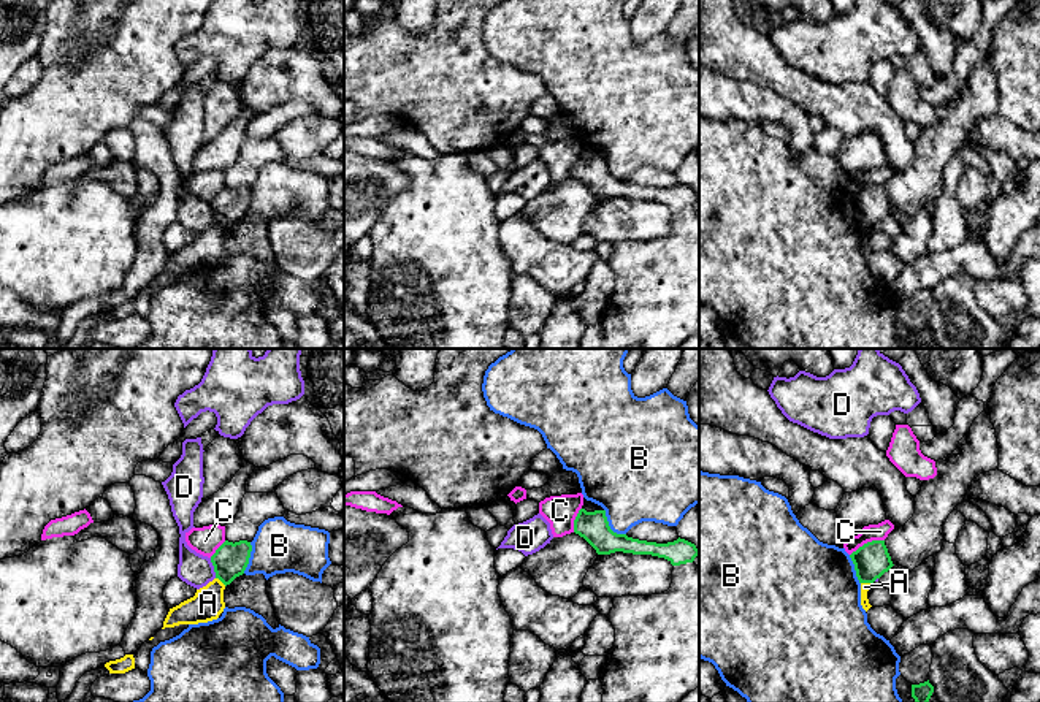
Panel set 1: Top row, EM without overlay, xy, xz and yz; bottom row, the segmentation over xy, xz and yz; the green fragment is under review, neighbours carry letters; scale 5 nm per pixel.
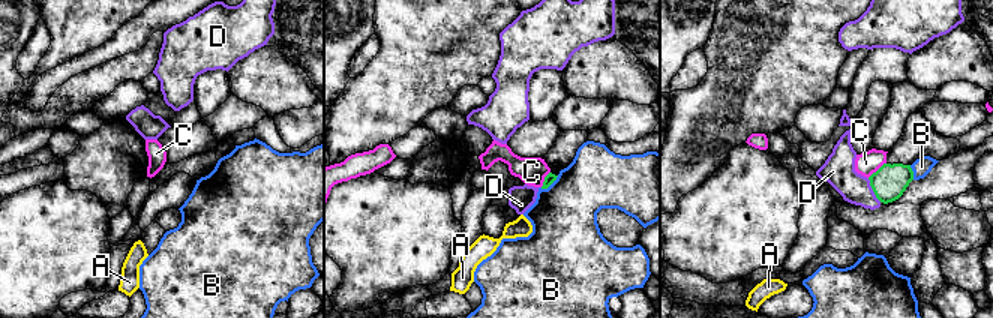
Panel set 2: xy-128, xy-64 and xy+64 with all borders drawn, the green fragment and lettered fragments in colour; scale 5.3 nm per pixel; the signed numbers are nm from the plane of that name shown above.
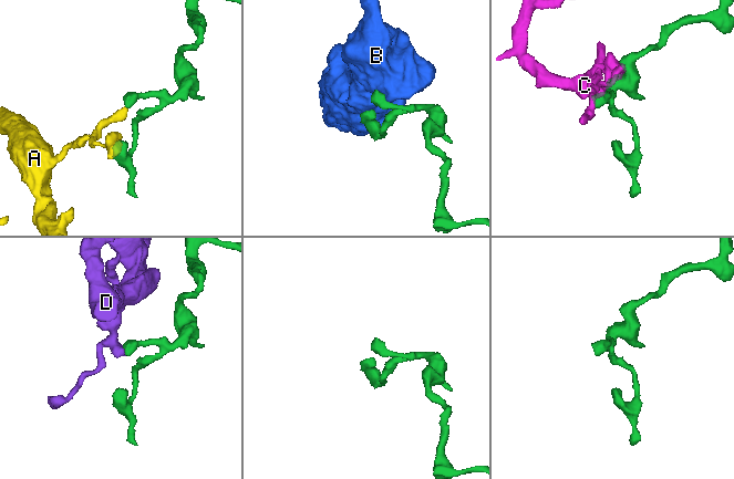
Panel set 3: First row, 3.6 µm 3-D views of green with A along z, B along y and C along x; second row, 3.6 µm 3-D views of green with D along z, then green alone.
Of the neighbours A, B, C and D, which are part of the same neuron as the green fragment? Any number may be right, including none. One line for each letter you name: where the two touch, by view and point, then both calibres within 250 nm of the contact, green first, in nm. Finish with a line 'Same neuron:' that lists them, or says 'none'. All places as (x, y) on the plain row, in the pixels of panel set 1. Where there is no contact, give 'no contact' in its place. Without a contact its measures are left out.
Same neuron: none

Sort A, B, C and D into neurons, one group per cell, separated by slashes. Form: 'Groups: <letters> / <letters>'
Groups: A / B / C / D

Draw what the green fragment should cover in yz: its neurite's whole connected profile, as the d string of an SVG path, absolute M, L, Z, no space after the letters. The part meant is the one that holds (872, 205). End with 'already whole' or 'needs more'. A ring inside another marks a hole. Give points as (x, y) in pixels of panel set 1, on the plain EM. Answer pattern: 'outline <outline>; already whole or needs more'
outline M872 185L850 200L859 228L874 228L894 211L885 185Z; already whole

